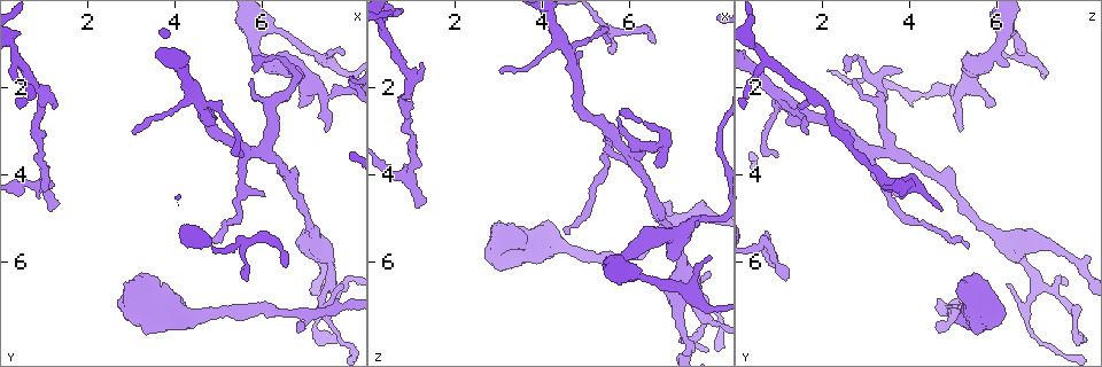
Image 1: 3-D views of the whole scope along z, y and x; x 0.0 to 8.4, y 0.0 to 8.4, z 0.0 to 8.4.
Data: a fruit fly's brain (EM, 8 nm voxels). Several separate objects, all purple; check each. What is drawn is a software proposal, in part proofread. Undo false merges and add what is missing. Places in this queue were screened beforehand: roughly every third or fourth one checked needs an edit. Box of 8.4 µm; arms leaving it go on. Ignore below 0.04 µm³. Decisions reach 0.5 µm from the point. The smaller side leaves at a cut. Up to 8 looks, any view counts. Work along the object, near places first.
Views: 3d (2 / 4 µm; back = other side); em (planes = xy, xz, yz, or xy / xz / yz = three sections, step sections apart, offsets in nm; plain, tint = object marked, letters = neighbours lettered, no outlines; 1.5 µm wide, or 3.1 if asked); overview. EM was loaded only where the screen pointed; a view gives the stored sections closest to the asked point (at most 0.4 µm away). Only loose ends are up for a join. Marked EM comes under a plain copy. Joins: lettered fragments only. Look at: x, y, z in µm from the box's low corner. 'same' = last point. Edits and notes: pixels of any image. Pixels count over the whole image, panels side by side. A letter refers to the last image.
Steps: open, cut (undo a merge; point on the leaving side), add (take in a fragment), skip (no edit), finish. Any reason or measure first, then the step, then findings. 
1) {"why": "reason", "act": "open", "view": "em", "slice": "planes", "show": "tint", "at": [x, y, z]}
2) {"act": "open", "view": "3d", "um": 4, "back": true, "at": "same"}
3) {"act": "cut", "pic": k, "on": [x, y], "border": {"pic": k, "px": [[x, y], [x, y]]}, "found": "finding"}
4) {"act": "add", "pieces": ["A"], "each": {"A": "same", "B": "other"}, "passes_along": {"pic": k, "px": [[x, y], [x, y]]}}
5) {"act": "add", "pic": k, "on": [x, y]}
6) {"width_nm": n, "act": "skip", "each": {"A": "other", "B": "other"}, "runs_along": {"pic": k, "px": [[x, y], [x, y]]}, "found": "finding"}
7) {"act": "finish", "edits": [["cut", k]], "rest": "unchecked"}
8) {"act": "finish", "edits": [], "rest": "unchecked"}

{"why": "free end", "act": "open", "view": "3d", "um": 4, "at": [3.05, 6.45, 5.15]}

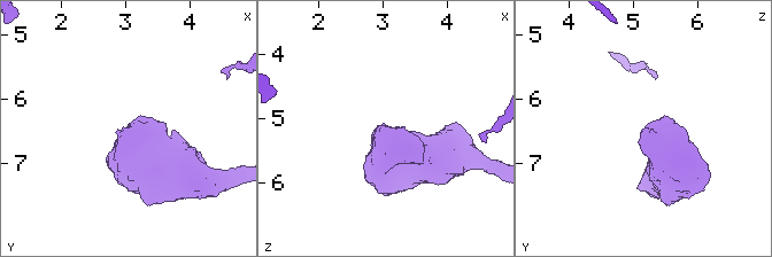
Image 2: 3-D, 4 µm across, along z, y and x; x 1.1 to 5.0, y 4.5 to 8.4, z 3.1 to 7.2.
{"act": "open", "view": "em", "um": 3.1, "slice": "planes", "show": "letters", "at": [3.00, 6.50, 5.10]}

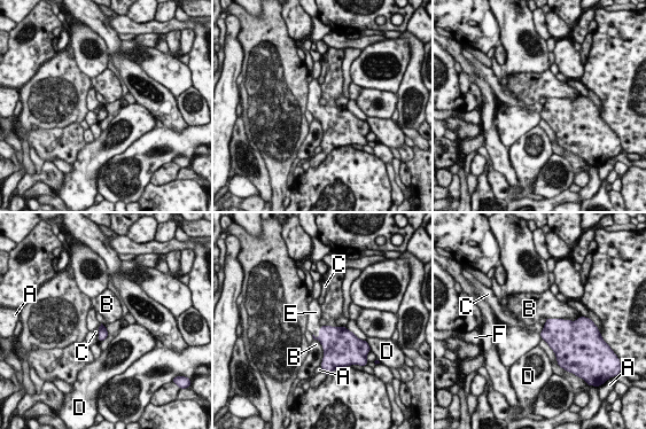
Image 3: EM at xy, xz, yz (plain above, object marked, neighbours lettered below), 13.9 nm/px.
{"act": "add", "pieces": ["E"], "each": {"A": "other", "B": "other", "C": "other", "D": "other", "E": "same", "F": "other"}, "passes_along": {"pic": 3, "px": [[337, 342], [321, 335], [313, 326]]}, "found": "it goes on there"}

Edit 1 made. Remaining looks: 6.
{"act": "open", "view": "overview"}

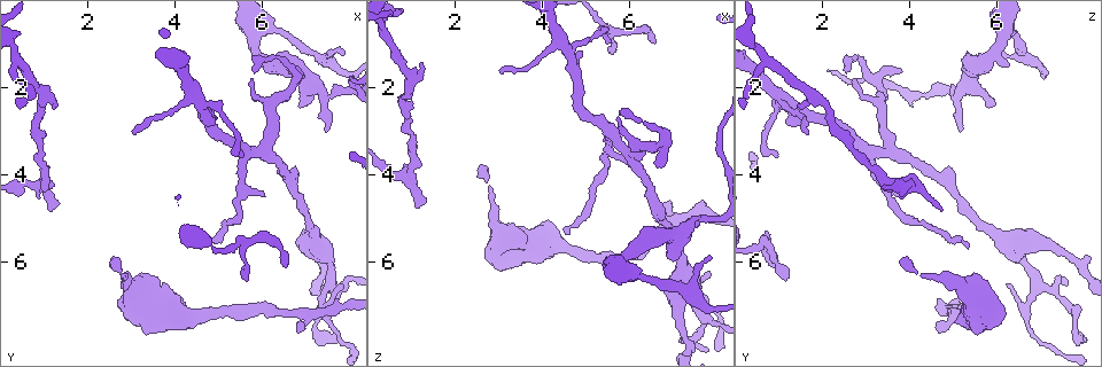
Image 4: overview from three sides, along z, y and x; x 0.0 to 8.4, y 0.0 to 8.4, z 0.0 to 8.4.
{"why": "free end", "act": "open", "view": "3d", "um": 4, "at": [7.35, 2.95, 5.15]}

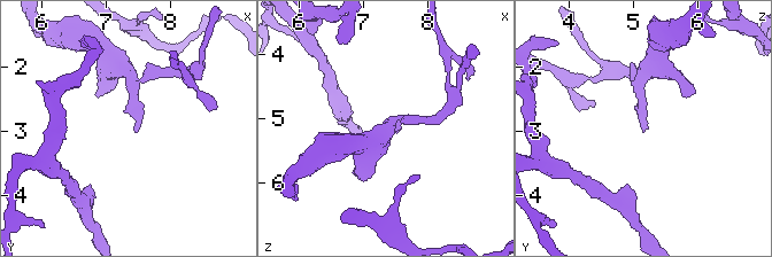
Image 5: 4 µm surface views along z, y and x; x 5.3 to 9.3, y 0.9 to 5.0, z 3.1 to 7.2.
{"act": "open", "view": "em", "slice": "planes", "show": "letters", "at": [7.40, 2.95, 5.20]}

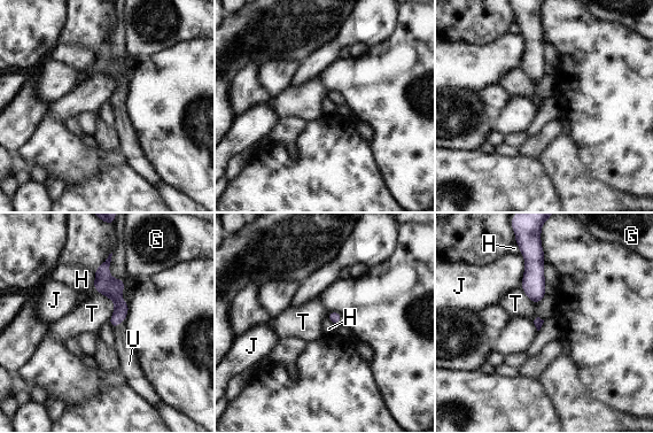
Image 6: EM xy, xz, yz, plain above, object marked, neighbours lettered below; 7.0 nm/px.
{"act": "add", "pieces": ["U"], "each": {"G": "other", "H": "other", "J": "other", "T": "other", "U": "same"}, "found": "the neuron continues"}

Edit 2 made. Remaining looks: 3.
{"act": "finish", "edits": [["add", 3], ["add", 6]], "rest": "unchecked"}

